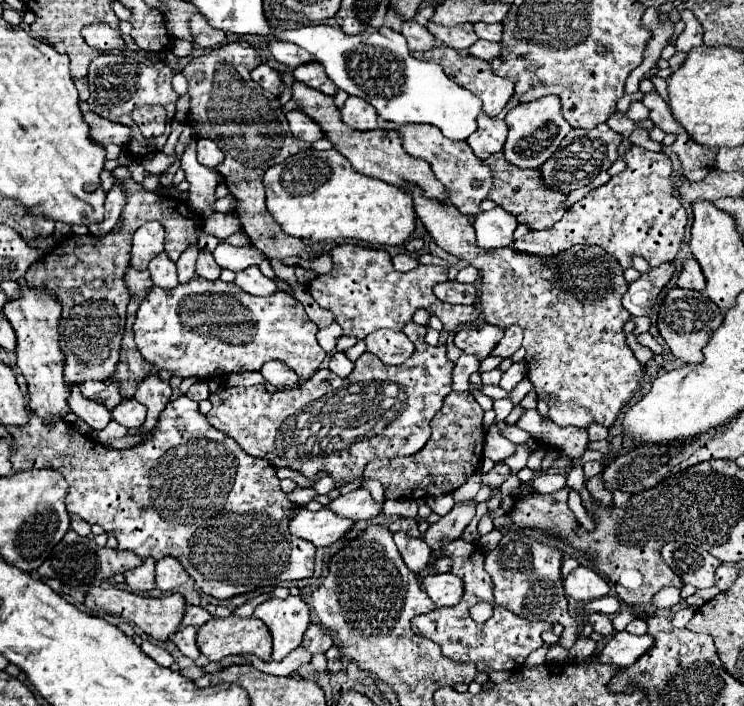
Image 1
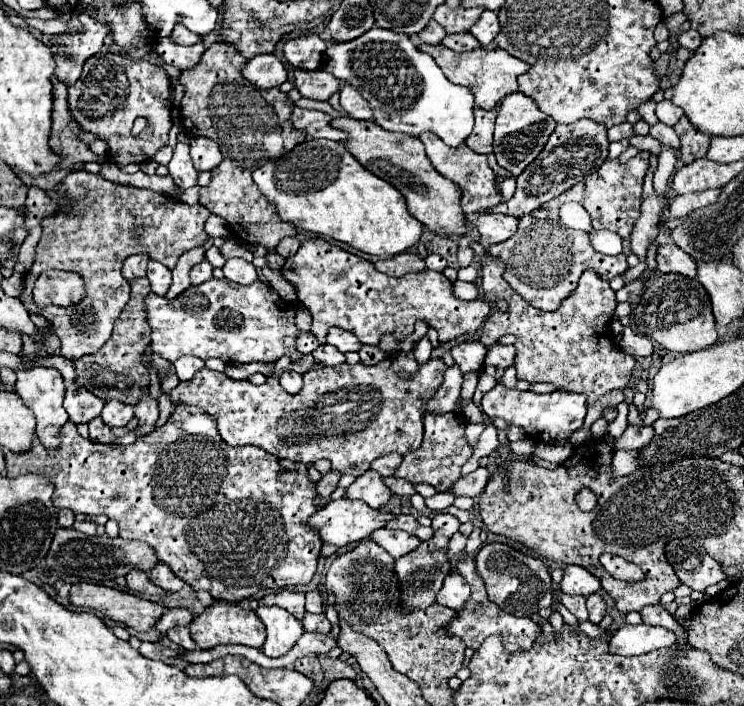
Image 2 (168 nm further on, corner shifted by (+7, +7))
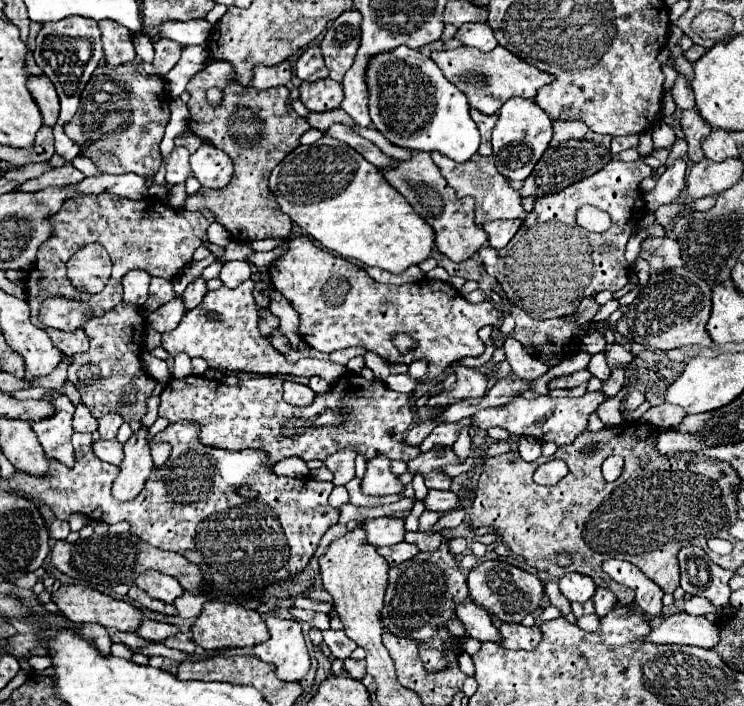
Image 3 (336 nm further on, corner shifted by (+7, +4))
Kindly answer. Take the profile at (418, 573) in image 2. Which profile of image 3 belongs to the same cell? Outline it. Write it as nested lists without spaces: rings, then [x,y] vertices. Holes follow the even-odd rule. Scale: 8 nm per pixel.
[[[444,540],[436,552],[418,552],[412,560],[406,560],[406,564],[390,568],[388,576],[390,578],[386,588],[386,600],[382,608],[384,626],[396,636],[422,640],[426,644],[422,648],[422,662],[426,664],[426,670],[434,672],[446,668],[446,660],[442,660],[446,648],[464,652],[464,638],[454,642],[454,638],[446,630],[446,622],[456,618],[456,602],[466,600],[468,596],[466,578],[460,572],[458,560],[450,552],[448,540]]]

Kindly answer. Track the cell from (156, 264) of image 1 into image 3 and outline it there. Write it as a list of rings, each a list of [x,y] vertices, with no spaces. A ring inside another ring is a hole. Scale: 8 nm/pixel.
[[[154,276],[152,282],[150,282],[150,296],[146,300],[146,312],[154,312],[156,308],[160,308],[162,304],[166,304],[168,300],[172,300],[176,294],[174,294],[174,288],[172,288],[172,282],[166,280],[166,278],[158,278]]]

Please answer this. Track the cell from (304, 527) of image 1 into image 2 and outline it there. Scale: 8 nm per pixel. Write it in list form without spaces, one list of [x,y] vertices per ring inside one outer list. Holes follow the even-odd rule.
[[[336,499],[310,517],[310,527],[318,529],[324,543],[344,547],[368,539],[392,519],[394,515],[390,511],[372,509],[364,501]]]

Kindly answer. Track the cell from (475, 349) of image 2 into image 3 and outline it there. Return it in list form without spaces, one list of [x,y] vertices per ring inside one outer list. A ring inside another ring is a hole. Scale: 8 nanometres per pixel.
[[[458,366],[456,368],[456,378],[458,378],[458,384],[456,384],[456,388],[452,392],[442,392],[442,394],[432,396],[426,406],[442,408],[442,406],[448,406],[448,404],[464,400],[464,398],[478,398],[478,396],[486,394],[488,376],[480,374],[476,368]]]

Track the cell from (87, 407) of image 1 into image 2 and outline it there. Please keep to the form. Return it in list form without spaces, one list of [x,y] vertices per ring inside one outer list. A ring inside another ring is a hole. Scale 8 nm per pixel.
[[[96,417],[94,421],[90,421],[88,427],[90,427],[90,439],[92,439],[94,443],[116,445],[116,437],[112,435],[112,429],[110,429],[100,417]]]

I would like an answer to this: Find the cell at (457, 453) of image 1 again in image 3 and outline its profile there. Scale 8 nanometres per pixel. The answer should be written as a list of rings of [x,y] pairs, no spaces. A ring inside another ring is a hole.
[[[436,446],[430,452],[410,460],[408,472],[422,474],[428,488],[450,490],[452,478],[444,472],[444,468],[450,464],[460,464],[460,458],[454,454],[454,450],[450,446]]]

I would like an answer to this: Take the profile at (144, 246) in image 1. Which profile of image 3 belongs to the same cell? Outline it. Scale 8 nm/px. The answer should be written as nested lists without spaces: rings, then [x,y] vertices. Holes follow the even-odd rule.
[[[130,270],[130,272],[126,272],[124,278],[122,278],[124,302],[144,306],[144,302],[148,298],[148,284],[150,284],[150,274],[146,270]]]

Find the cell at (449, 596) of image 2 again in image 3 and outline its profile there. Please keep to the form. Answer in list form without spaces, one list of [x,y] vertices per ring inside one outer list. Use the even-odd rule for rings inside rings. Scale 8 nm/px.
[[[466,598],[466,602],[456,604],[456,616],[464,622],[468,636],[480,640],[480,642],[500,642],[500,632],[494,628],[488,612],[474,604],[474,600]]]

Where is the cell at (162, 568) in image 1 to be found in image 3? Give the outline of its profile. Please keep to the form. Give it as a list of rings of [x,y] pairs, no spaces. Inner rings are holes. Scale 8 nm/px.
[[[146,572],[140,574],[136,580],[136,586],[146,590],[152,598],[158,598],[162,602],[174,602],[178,596],[182,596],[182,588],[174,576],[166,576],[162,572]]]

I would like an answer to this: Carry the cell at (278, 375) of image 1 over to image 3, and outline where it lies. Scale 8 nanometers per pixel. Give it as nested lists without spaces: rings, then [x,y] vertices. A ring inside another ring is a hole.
[[[284,380],[284,400],[294,406],[308,406],[310,400],[314,400],[314,392],[304,384],[298,384],[294,380]]]

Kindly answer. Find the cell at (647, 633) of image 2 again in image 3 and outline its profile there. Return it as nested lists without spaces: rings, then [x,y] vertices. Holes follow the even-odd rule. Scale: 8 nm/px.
[[[672,614],[654,628],[646,640],[654,644],[688,644],[700,648],[712,648],[718,644],[718,626],[706,620],[706,616]]]

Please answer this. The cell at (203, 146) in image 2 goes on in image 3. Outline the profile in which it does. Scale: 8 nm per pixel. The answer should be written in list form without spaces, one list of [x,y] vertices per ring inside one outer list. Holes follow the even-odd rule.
[[[206,142],[190,156],[190,166],[204,188],[222,188],[232,176],[232,160],[226,152]]]

